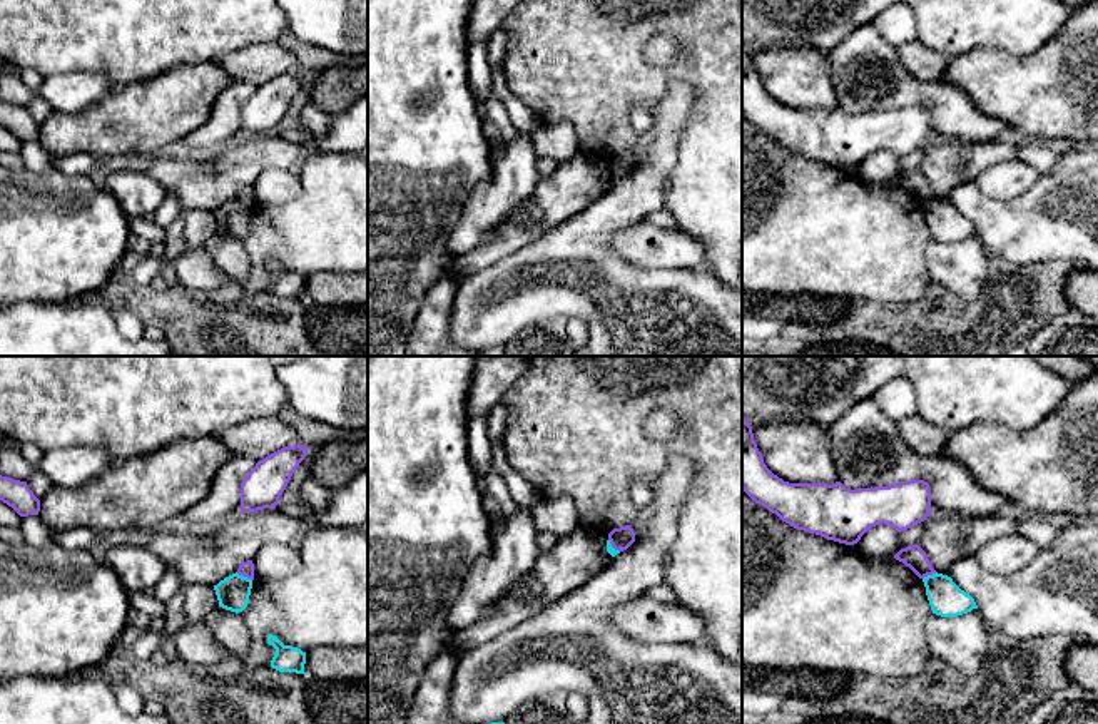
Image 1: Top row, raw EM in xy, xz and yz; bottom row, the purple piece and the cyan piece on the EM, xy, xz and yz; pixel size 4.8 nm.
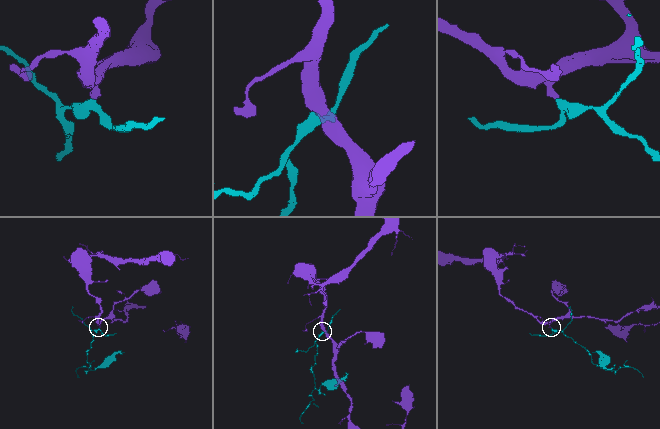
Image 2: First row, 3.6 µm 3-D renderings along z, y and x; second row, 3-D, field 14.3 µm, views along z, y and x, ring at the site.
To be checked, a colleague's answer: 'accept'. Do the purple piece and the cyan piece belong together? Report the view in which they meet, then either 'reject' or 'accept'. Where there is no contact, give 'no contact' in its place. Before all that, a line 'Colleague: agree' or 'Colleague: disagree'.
Colleague: disagree
meets purple in xy; reject

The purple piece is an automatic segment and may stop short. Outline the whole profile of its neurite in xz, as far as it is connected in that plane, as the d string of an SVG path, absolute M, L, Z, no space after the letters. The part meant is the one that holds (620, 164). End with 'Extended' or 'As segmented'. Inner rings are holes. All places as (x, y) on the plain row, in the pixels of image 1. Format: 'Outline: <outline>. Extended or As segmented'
Outline: M628 150L613 154L608 159L608 166L615 176L623 177L635 167L635 157Z. As segmented

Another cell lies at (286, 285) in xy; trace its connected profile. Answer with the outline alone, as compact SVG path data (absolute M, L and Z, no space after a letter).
M267 261L267 269L276 274L276 279L271 286L271 293L279 298L296 298L296 299L306 299L304 289L306 289L306 278L302 278L297 273L284 271L276 261Z

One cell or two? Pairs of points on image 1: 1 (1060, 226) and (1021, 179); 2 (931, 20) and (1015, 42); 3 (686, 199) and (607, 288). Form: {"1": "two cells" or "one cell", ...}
{"1": "two cells", "2": "one cell", "3": "two cells"}

